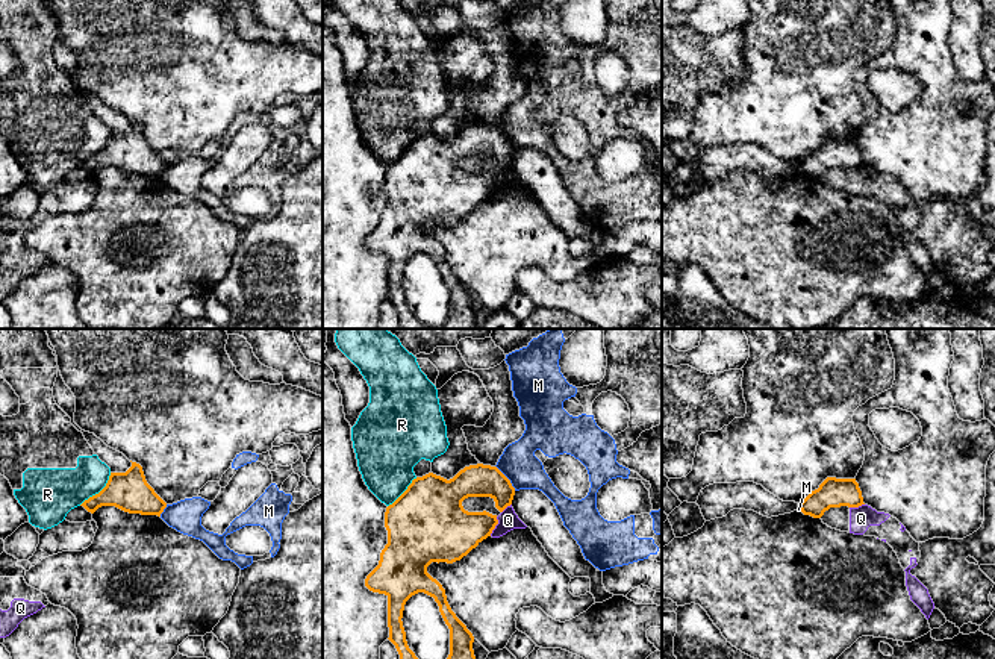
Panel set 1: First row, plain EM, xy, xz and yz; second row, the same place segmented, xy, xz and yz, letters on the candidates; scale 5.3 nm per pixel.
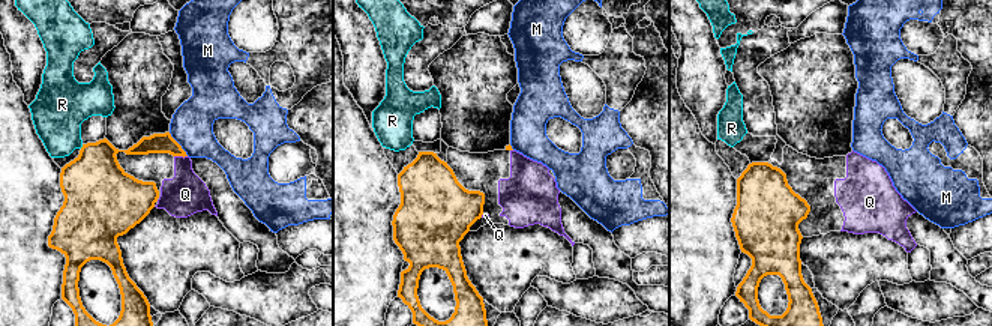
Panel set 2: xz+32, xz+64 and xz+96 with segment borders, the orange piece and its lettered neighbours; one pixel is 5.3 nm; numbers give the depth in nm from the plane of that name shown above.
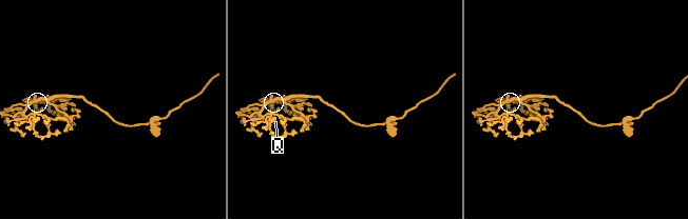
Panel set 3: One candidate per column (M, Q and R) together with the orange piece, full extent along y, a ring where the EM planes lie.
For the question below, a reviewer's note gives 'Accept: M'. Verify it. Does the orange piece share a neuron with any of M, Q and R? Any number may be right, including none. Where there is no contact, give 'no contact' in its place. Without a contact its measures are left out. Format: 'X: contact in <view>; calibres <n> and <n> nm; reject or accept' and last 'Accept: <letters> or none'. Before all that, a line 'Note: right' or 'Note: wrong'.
Note: wrong
M: contact in xz; calibres 180 and 190 nm; reject
Q: contact in xz; calibres 280 and 110 nm; reject
R: contact in xy; calibres 220 and 280 nm; reject
Accept: none

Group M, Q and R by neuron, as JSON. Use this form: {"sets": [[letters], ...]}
{"sets": [["M"], ["Q", "R"]]}

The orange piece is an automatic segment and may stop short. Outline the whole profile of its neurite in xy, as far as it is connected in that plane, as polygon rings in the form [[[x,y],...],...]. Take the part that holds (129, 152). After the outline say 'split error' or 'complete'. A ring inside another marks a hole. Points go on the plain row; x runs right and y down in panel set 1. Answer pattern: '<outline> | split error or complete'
[[[132,123],[126,133],[111,133],[106,147],[80,167],[91,174],[101,167],[115,167],[129,174],[161,177],[167,164],[147,144],[142,127]]] | complete

